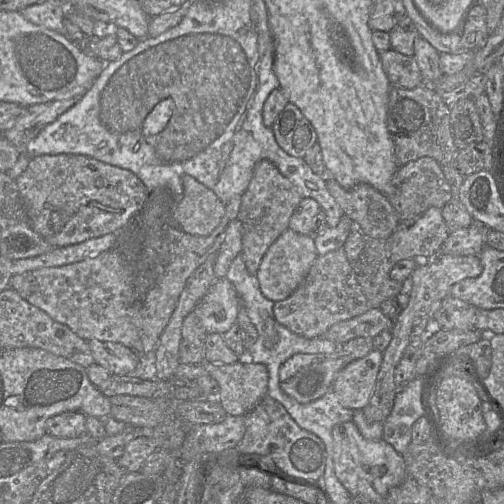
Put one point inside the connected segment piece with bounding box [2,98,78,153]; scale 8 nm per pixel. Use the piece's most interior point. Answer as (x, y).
(34, 118)

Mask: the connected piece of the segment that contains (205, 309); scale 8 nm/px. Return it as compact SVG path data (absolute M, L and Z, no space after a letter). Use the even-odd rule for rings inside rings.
M227 277L216 279L194 307L207 334L224 334L237 322L240 300Z

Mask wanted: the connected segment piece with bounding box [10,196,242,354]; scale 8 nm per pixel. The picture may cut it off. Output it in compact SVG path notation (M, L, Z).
M242 196L232 198L226 204L226 212L220 224L209 235L188 234L176 225L167 227L157 233L140 252L129 257L121 255L113 247L72 264L38 268L13 275L10 287L27 302L47 313L54 321L66 325L85 340L117 342L139 354L152 353L171 318L187 279L210 255L217 254L228 225L238 216L241 203Z

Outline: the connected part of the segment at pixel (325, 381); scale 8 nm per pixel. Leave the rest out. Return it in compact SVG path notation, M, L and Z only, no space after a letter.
M358 337L337 346L333 354L294 354L280 367L280 388L301 404L313 402L332 389L334 380L342 368L365 357L373 349L373 338Z

